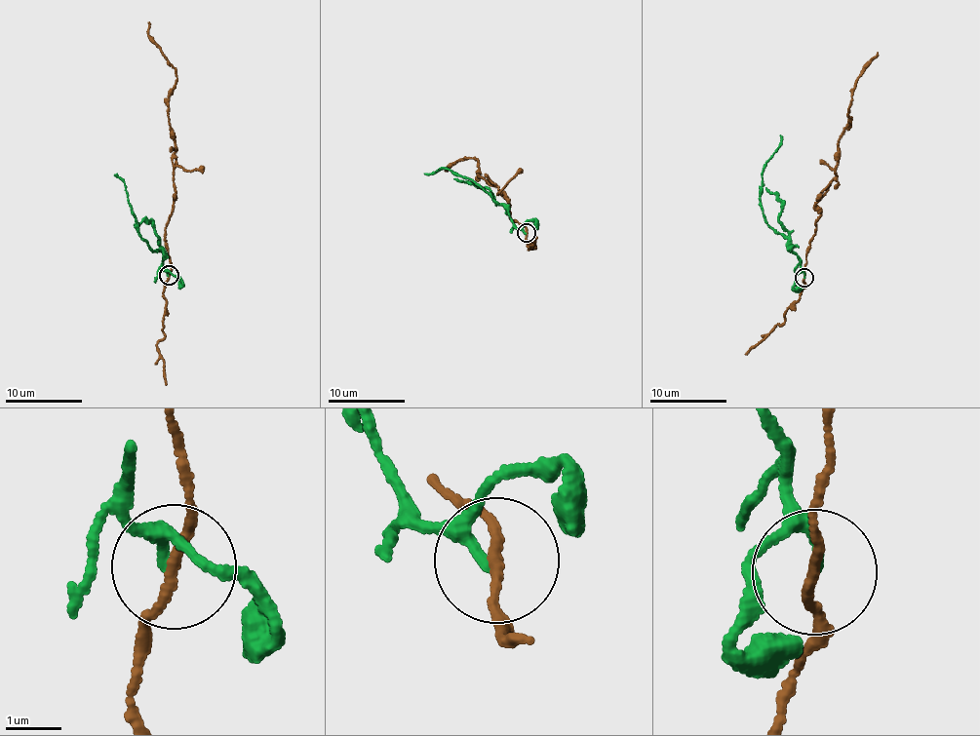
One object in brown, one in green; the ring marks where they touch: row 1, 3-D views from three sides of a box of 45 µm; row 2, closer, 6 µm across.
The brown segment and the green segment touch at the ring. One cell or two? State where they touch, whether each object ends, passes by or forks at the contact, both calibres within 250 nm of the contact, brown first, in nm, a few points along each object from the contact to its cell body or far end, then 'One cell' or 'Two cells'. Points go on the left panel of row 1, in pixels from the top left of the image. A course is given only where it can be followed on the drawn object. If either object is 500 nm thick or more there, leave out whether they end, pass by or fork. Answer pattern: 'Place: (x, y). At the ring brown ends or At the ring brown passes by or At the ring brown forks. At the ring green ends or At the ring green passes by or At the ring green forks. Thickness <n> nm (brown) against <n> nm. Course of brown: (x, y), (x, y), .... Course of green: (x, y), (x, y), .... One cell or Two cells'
Place: (169, 275). At the ring brown passes by. At the ring green ends. Thickness 150 nm (brown) against 180 nm. Course of brown: (169, 275), (165, 237), (176, 190), (176, 143), (168, 105), (175, 71), (149, 35), (149, 22). Course of green: (167, 276), (163, 261), (164, 251), (152, 250), (140, 236), (124, 182), (114, 174). Two cells

